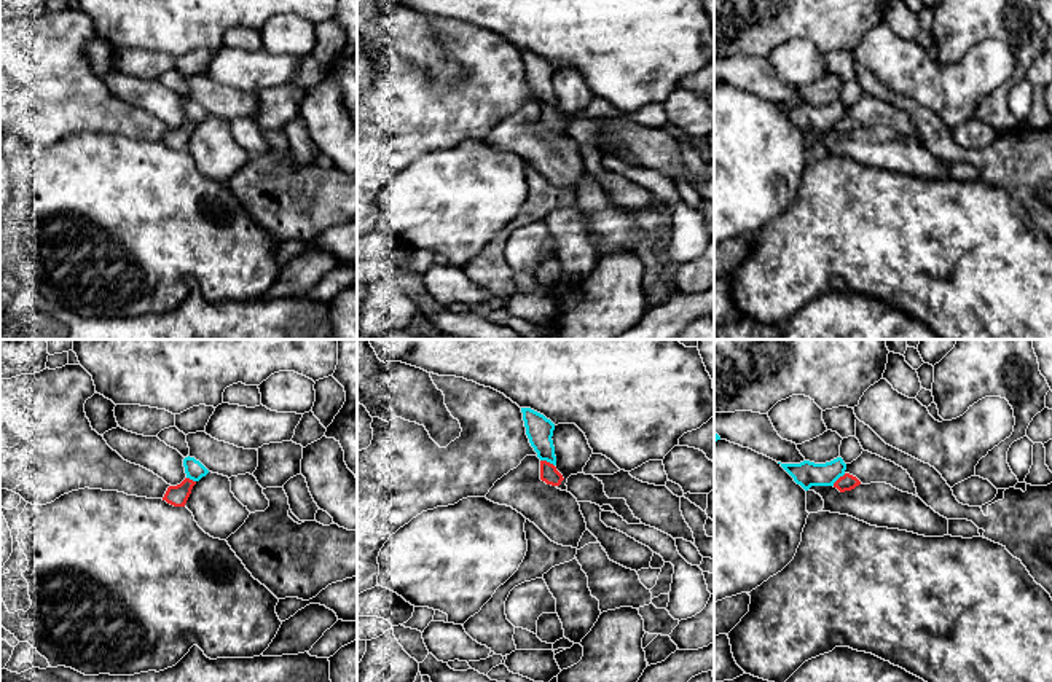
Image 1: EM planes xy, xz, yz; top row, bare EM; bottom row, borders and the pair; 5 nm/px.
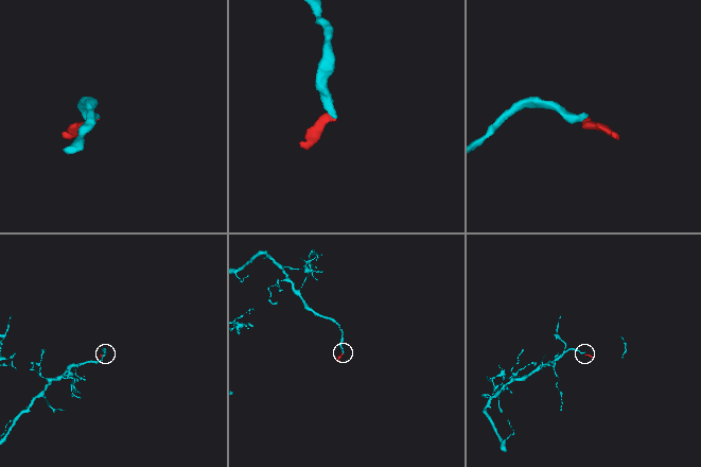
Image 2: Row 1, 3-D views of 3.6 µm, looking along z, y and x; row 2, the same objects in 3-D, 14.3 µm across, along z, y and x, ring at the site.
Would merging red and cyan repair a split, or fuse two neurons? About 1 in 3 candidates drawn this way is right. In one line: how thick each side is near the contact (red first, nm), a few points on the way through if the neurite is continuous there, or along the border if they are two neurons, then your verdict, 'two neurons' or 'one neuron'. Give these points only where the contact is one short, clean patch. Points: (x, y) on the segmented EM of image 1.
90/140 nm | across xz (549, 474), (545, 461), (539, 429) | one neuron

